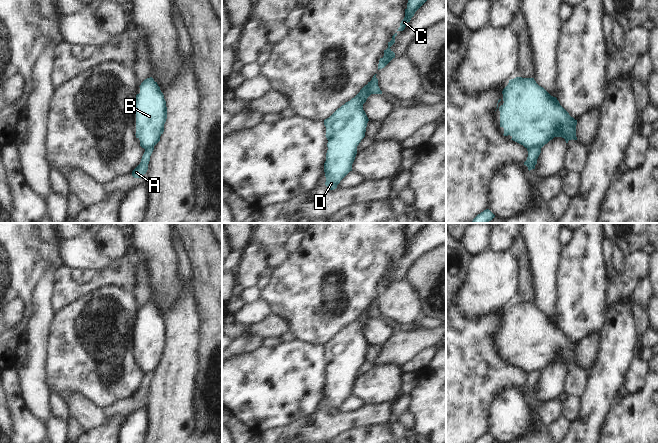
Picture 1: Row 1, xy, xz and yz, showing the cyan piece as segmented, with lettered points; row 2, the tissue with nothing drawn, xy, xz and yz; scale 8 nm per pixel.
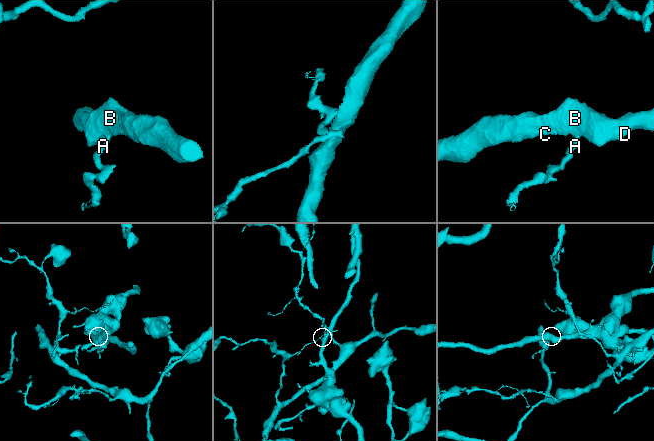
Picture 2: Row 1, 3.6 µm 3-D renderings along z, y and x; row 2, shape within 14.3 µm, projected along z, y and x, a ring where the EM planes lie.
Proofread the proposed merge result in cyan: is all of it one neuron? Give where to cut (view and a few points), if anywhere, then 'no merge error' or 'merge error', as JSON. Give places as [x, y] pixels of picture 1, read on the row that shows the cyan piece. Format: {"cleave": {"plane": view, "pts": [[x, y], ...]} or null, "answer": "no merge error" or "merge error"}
{"cleave": {"plane": "yz", "pts": [[540, 147], [533, 146], [527, 148]]}, "answer": "merge error"}

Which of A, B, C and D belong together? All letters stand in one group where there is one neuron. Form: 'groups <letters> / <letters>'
groups A / B C D

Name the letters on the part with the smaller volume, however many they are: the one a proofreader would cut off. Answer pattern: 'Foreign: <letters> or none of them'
Foreign: A

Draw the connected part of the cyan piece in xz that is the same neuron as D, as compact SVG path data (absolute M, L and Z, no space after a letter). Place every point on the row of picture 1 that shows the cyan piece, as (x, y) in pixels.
M371 81L365 85L360 92L346 102L340 108L338 108L329 118L324 120L326 127L327 153L326 161L324 163L324 172L326 177L325 185L334 190L340 181L352 171L352 164L357 154L357 146L361 140L365 137L367 123L369 121L365 111L363 110L363 104L367 98L371 95L368 88L371 85Z

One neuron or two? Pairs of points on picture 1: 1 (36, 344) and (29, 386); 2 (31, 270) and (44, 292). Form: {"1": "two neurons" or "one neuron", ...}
{"1": "one neuron", "2": "two neurons"}

